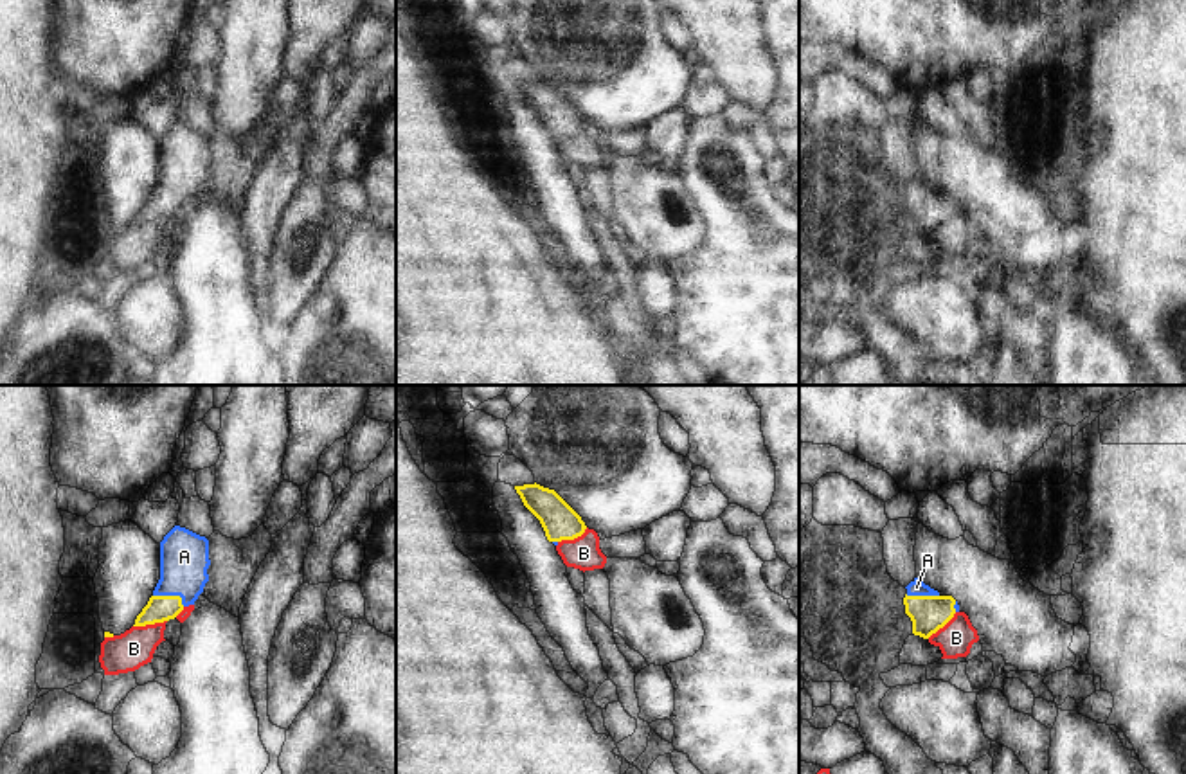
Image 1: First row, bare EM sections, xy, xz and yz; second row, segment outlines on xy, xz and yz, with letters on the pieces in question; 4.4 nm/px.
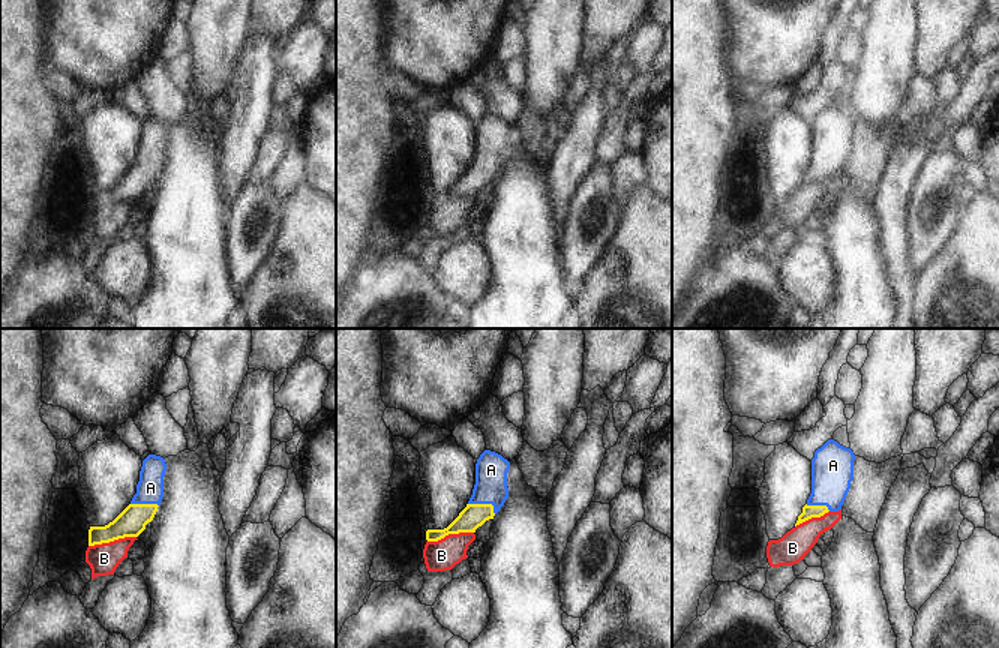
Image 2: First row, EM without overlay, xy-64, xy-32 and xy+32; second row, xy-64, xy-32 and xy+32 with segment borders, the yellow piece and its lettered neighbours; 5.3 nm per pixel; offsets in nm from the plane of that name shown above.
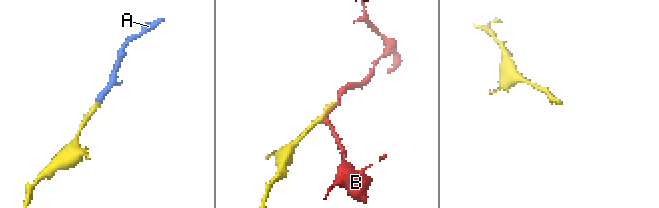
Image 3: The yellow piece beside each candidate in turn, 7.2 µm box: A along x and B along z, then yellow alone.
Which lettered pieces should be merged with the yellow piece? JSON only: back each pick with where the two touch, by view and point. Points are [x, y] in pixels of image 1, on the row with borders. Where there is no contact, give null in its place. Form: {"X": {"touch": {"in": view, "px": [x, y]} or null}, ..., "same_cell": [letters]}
{"A": {"touch": {"in": "xy", "px": [171, 596]}}, "same_cell": ["A"]}

